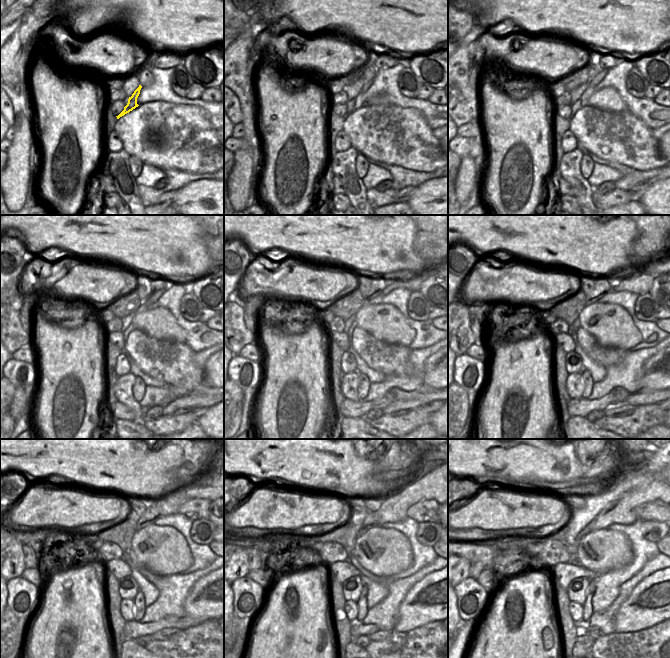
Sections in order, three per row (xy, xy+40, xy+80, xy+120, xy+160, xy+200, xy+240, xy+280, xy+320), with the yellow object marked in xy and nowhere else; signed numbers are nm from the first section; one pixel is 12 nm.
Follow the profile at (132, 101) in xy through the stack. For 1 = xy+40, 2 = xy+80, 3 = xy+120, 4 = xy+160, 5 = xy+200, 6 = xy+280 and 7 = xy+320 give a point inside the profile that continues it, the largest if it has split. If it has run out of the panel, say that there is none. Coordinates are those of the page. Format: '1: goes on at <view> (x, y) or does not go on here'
1: goes on at xy+40 (361, 98)
2: goes on at xy+80 (584, 98)
3: goes on at xy+120 (153, 298)
4: goes on at xy+160 (412, 283)
5: goes on at xy+200 (641, 284)
6: goes on at xy+280 (424, 511)
7: goes on at xy+320 (651, 511)

